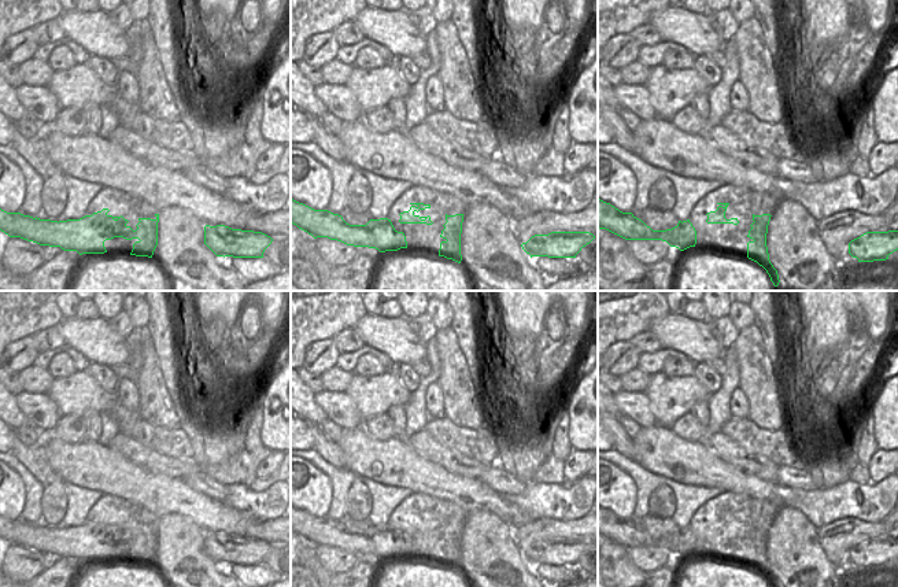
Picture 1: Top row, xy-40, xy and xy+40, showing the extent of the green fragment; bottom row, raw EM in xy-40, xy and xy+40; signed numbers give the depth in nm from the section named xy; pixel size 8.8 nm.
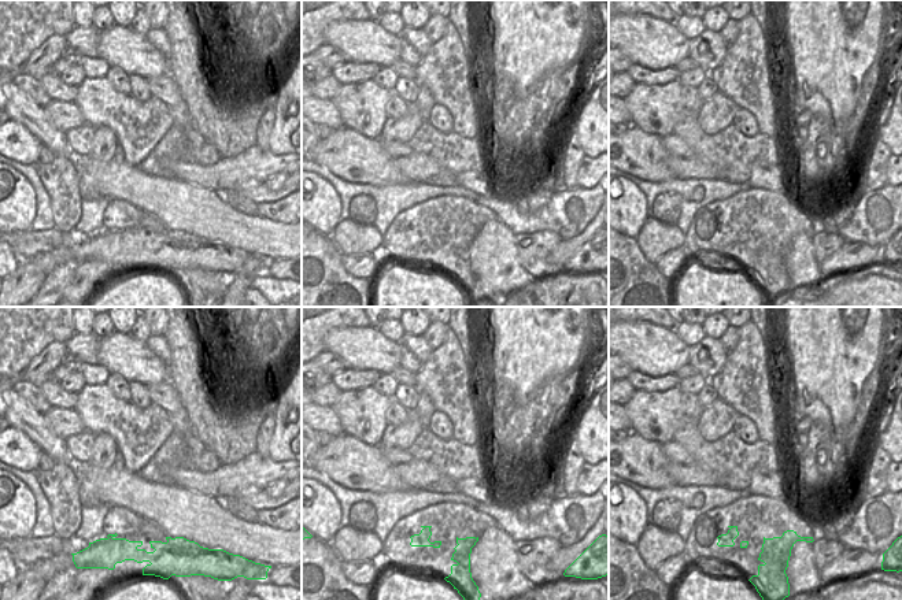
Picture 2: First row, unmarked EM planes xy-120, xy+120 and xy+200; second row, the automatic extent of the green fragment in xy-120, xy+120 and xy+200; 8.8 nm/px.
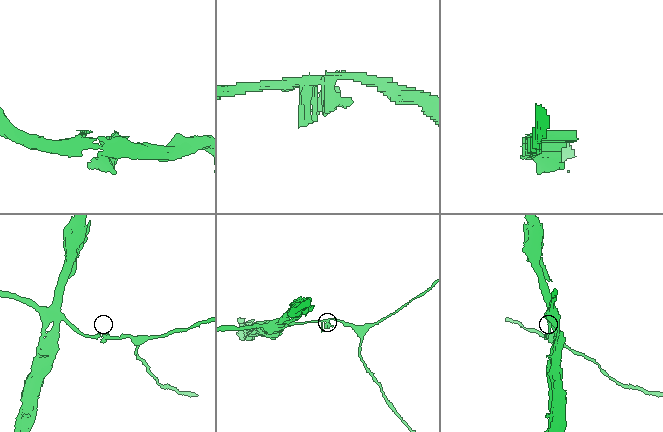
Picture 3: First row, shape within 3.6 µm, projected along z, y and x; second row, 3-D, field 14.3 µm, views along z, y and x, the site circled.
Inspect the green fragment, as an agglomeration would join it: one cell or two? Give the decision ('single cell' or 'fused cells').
single cell

